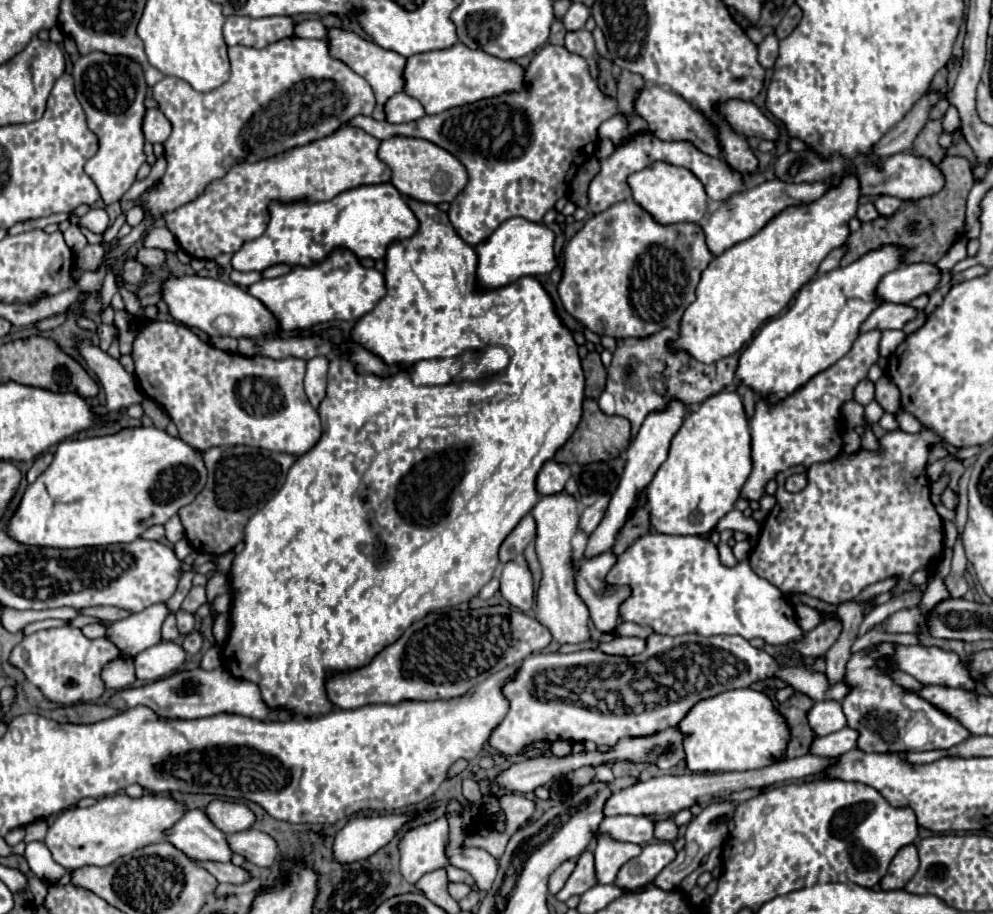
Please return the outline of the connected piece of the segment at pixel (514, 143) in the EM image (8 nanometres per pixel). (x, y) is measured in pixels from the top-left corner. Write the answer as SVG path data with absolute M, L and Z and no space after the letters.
M544 46L538 54L534 54L530 66L526 68L526 88L518 94L502 94L498 98L480 100L468 106L450 108L436 116L424 116L416 122L408 124L390 124L378 122L372 116L354 116L348 126L362 128L378 140L388 140L392 136L406 138L424 138L446 152L454 154L468 170L468 186L454 198L450 204L448 216L458 232L458 236L470 246L486 240L504 220L520 216L532 222L542 222L544 214L554 208L556 200L568 194L568 188L580 168L586 162L588 148L596 148L598 128L602 122L618 114L616 98L604 94L598 88L598 82L590 74L590 64L586 58L568 52L564 46Z

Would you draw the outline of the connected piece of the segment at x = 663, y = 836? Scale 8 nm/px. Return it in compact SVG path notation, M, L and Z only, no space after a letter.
M672 818L656 820L654 824L654 838L660 842L674 842L678 836L678 826L674 824Z

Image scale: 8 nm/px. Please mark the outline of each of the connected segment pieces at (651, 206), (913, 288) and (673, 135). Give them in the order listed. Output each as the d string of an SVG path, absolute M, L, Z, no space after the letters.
M652 162L640 172L628 176L628 186L632 190L634 200L648 210L660 224L676 224L676 222L698 222L706 212L706 192L700 180L688 170L668 162Z
M906 264L882 276L876 286L876 298L880 302L908 304L920 294L928 294L936 288L940 270L932 264Z
M644 86L636 96L634 114L644 118L648 122L650 132L658 136L660 140L666 140L666 142L684 140L708 156L720 156L720 146L716 142L714 126L710 124L710 120L702 112L698 112L694 106L690 106L686 100L682 100L678 94L674 94L672 90L664 86Z

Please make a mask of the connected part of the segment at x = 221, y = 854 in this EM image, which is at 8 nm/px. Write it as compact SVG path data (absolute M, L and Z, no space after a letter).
M188 810L168 832L168 842L200 862L230 862L234 856L228 836L212 824L204 810Z

